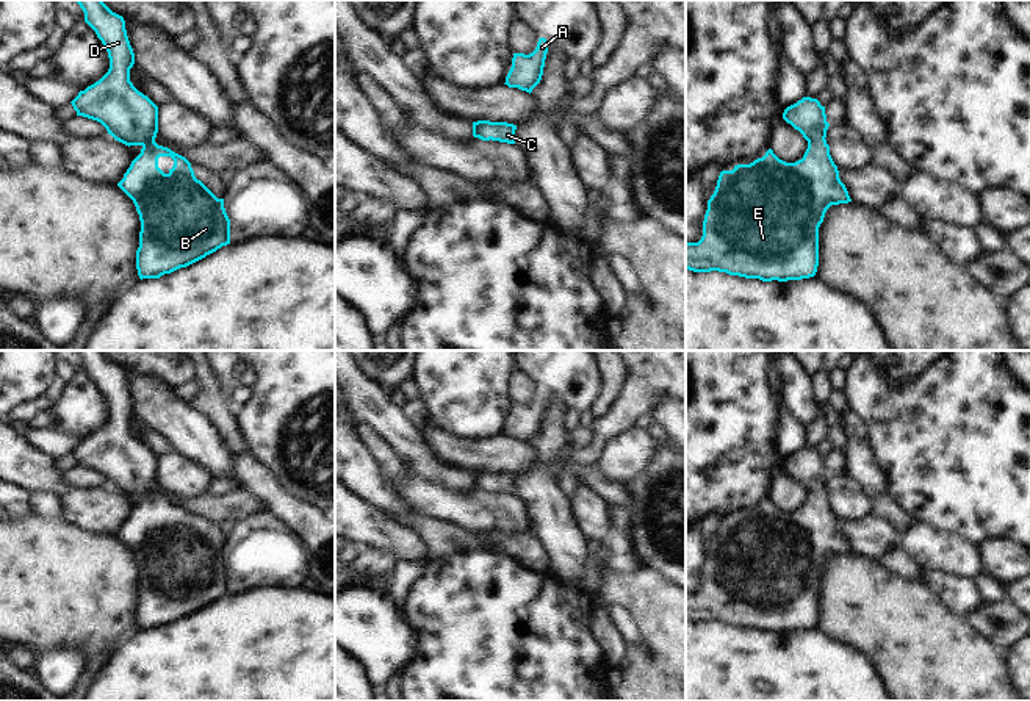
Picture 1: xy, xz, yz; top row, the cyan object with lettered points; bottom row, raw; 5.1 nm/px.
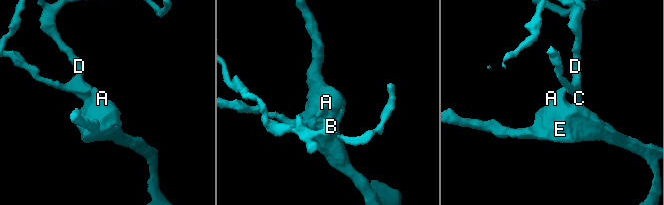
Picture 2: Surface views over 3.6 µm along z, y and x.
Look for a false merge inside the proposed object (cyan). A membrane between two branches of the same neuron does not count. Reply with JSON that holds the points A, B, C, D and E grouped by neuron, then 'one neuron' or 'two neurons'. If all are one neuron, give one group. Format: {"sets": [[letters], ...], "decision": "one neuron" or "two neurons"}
{"sets": [["A", "B", "C", "D", "E"]], "decision": "one neuron"}

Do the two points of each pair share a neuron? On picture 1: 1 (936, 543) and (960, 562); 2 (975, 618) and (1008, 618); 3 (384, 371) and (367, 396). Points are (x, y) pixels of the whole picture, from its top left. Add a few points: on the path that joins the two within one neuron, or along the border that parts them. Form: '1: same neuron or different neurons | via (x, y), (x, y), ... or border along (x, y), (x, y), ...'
1: same neuron | via (943, 550), (954, 556)
2: same neuron | via (983, 618), (1001, 618)
3: different neurons | border along (359, 366), (368, 377), (395, 391)

